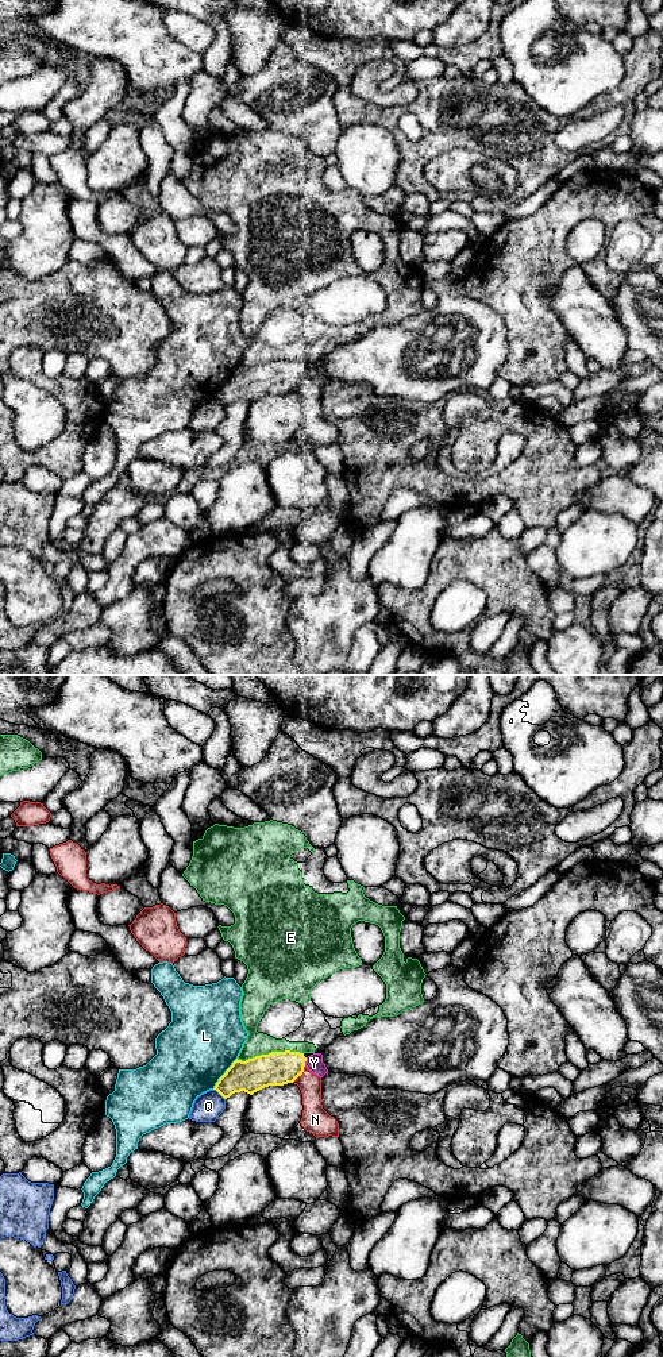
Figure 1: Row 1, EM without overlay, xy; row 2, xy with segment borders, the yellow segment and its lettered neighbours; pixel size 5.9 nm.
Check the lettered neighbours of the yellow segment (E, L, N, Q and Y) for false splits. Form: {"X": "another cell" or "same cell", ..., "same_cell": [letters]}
{"E": "another cell", "L": "another cell", "N": "another cell", "Q": "another cell", "Y": "same cell", "same_cell": ["Y"]}

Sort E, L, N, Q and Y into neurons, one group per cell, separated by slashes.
E / L / N / Q / Y

